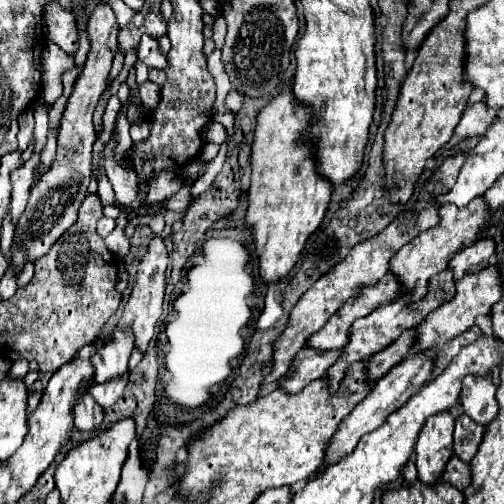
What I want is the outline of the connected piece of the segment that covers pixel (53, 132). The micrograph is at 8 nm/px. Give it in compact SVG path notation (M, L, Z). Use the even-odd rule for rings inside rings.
M50 128L50 130L48 130L46 146L44 146L42 152L40 152L40 168L36 168L38 174L34 174L32 186L40 180L40 176L42 176L46 170L50 170L50 166L52 166L52 162L54 162L54 156L56 156L56 138L58 138L58 128Z

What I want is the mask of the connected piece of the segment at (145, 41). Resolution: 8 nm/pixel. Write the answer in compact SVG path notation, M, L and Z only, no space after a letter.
M145 34L141 37L137 57L148 68L168 68L166 54L160 52L158 40L150 35Z

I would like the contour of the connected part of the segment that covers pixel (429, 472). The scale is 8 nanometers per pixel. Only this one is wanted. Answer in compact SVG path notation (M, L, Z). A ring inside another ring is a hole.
M450 412L428 418L424 430L420 430L420 442L416 442L416 468L422 482L434 484L452 458L452 432L454 416Z

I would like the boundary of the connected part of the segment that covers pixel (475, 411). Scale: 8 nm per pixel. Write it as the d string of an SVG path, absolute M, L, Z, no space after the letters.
M486 374L484 378L480 376L464 378L460 392L460 402L464 406L464 412L482 426L490 424L498 414L498 402L494 394L496 394L496 384L492 382L490 374Z

